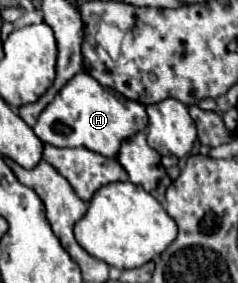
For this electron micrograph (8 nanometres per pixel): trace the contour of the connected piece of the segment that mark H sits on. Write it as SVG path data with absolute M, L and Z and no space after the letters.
M80 72L44 108L34 126L34 134L46 144L82 146L106 158L114 158L118 154L120 142L144 128L146 128L144 104L128 100L122 94L100 86L90 74Z

